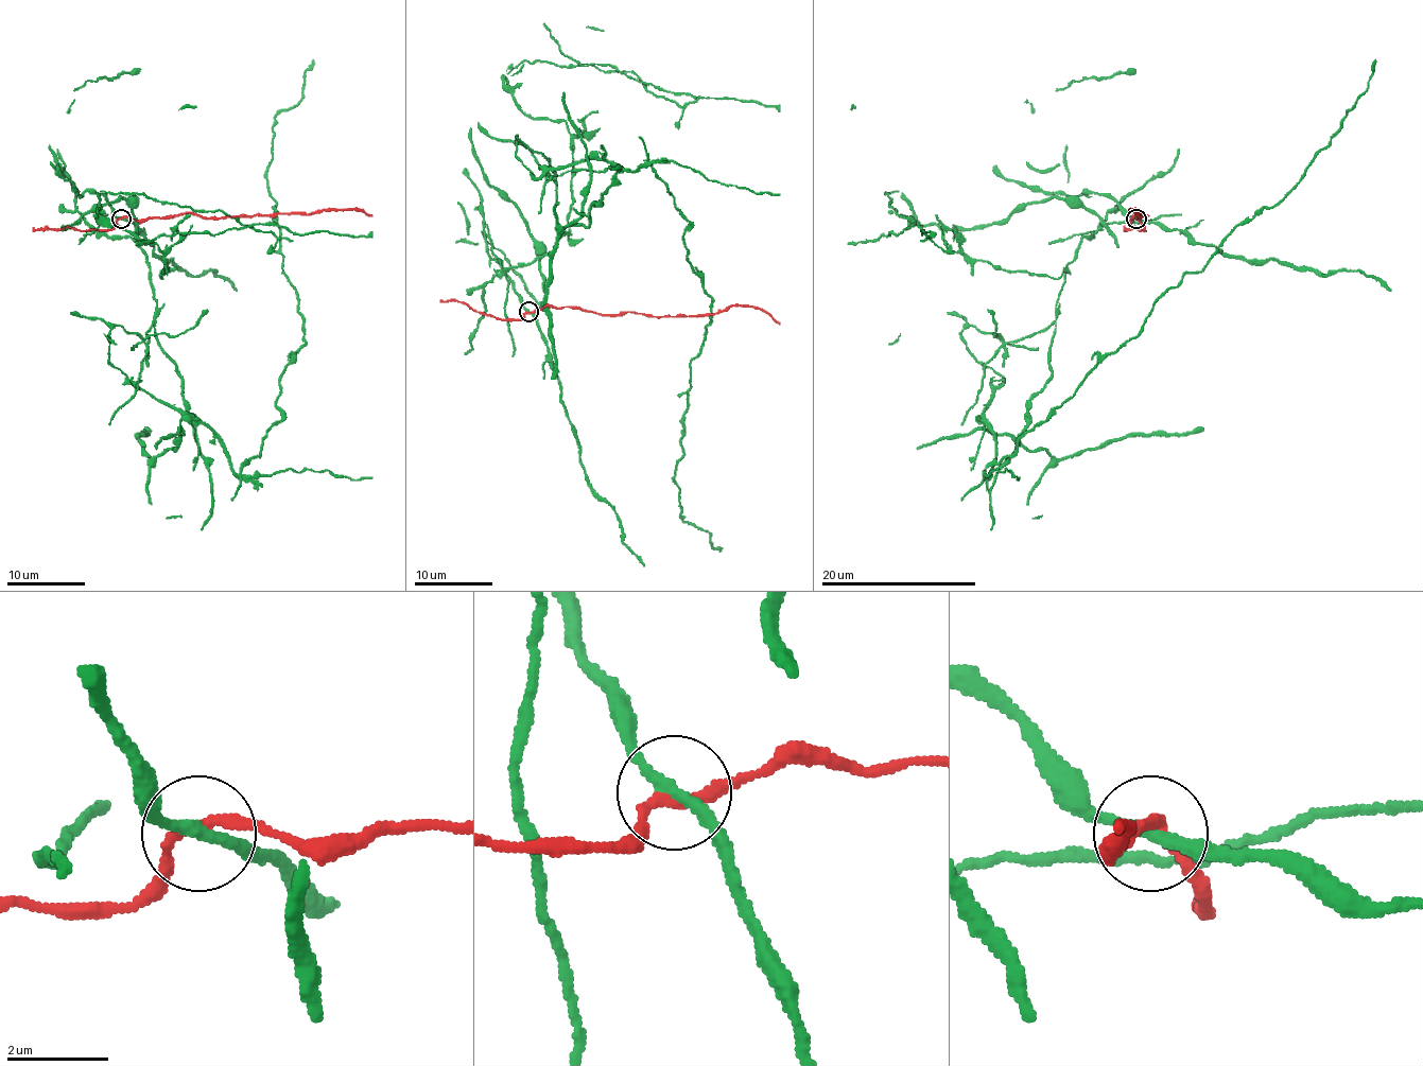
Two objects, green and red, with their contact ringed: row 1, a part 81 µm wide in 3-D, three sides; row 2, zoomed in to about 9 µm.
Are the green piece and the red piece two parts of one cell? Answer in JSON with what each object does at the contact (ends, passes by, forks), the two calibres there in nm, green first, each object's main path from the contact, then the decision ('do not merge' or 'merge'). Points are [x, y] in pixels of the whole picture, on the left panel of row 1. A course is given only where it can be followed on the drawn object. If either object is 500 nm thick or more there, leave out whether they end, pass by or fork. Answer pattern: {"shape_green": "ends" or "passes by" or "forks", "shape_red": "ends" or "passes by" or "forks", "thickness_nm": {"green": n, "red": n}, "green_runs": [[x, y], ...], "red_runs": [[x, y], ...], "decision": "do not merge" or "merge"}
{"shape_green": "passes by", "shape_red": "passes by", "thickness_nm": {"green": 240, "red": 200}, "green_runs": [[121, 220], [156, 320], [109, 361], [239, 473], [306, 344], [266, 180], [313, 59]], "red_runs": [[121, 220], [191, 213], [229, 217], [318, 213], [323, 209], [364, 209], [371, 215]], "decision": "do not merge"}

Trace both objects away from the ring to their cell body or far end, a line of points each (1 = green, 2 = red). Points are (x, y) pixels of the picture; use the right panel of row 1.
1: (1137, 220), (1085, 237), (1041, 330), (961, 332), (1003, 379), (985, 473), (1300, 180), (1375, 59)
2: (1137, 220), (1130, 217), (1141, 213), (1130, 209), (1141, 209), (1148, 215)

